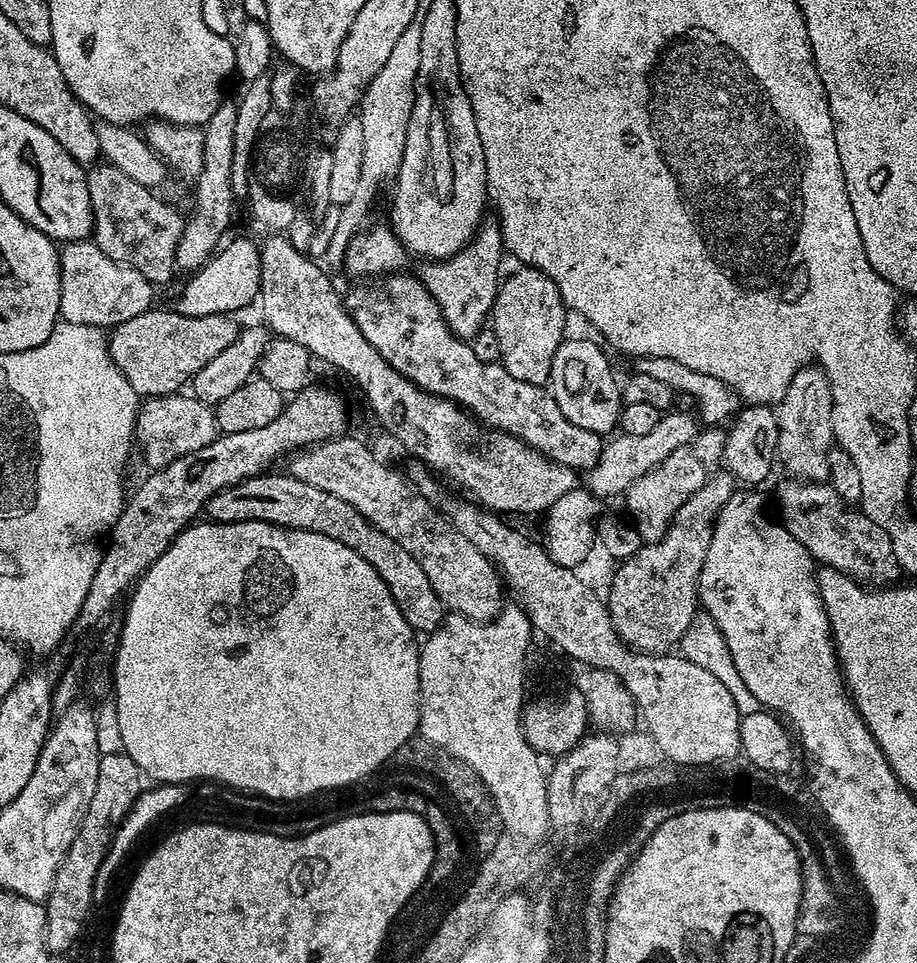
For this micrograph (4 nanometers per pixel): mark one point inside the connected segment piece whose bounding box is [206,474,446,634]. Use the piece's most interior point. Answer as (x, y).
(284, 500)

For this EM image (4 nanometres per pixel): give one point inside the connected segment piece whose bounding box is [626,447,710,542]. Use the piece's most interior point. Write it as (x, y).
(654, 501)

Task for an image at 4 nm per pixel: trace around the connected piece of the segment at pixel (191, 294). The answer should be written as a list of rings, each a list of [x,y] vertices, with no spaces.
[[[240,236],[229,239],[204,265],[197,269],[182,290],[175,311],[186,317],[234,314],[257,301],[261,286],[261,254],[256,242]]]

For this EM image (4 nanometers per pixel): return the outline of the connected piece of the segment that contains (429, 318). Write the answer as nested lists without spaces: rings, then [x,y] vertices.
[[[389,275],[385,279],[388,281],[381,288],[360,288],[352,297],[347,297],[346,304],[352,313],[352,321],[358,326],[366,342],[370,342],[370,346],[374,346],[374,350],[378,350],[378,354],[382,354],[382,358],[386,358],[386,362],[390,362],[390,366],[398,370],[398,374],[434,396],[444,396],[459,404],[461,408],[471,412],[481,425],[497,432],[506,432],[510,436],[518,436],[522,443],[535,452],[542,453],[562,466],[591,470],[600,460],[602,436],[574,426],[559,410],[551,391],[538,384],[518,382],[518,378],[513,378],[503,364],[478,358],[469,341],[461,340],[453,334],[451,324],[444,321],[443,310],[426,290],[424,283],[415,275],[404,275]]]

